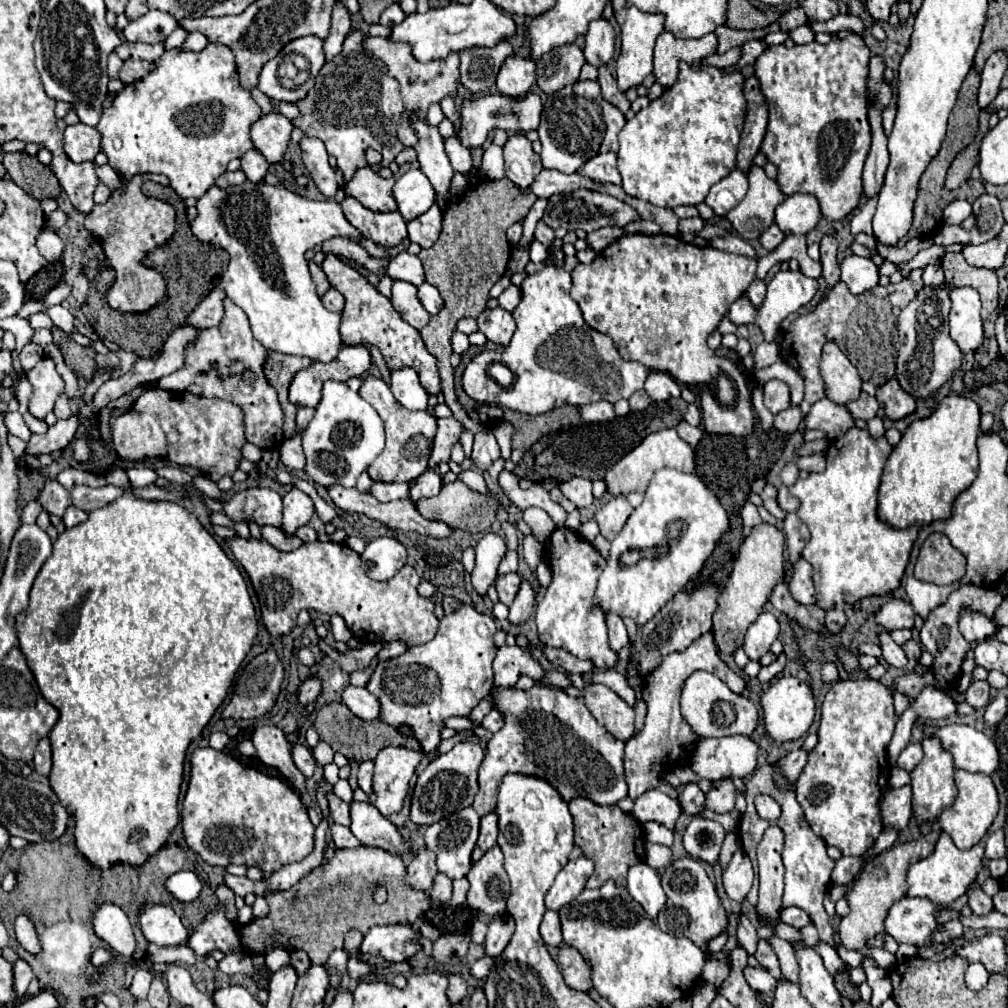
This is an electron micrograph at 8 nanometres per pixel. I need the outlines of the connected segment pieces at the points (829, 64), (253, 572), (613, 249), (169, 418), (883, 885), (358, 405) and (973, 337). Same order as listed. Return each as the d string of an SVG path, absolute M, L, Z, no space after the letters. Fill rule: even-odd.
M856 34L846 36L844 40L832 38L830 44L804 44L804 46L792 46L786 48L782 46L768 46L762 56L756 60L754 66L754 76L760 80L760 88L766 96L768 102L768 110L770 110L770 120L768 120L768 128L766 128L766 136L764 142L760 146L760 152L778 168L778 184L780 190L790 196L796 192L810 192L820 200L820 208L822 208L822 216L828 220L842 220L846 214L850 214L856 206L858 200L862 196L862 170L864 170L864 160L870 152L870 142L872 142L872 132L870 132L870 124L868 124L868 60L870 60L870 50L866 48L864 40Z
M232 538L228 540L234 558L242 564L242 568L248 572L250 582L256 590L256 596L260 600L260 610L262 610L262 622L268 630L270 636L286 636L290 634L290 630L296 626L296 616L300 610L316 610L316 612L324 612L328 616L342 616L346 626L350 628L352 636L356 640L360 640L362 644L368 642L394 642L394 640L402 640L406 644L406 648L412 648L416 644L424 644L428 640L434 638L436 630L438 630L438 618L434 614L434 602L426 596L418 594L418 584L420 584L420 576L412 566L404 566L392 580L388 582L376 582L372 578L368 578L368 574L360 568L360 556L350 550L346 544L336 544L336 542L310 542L310 544L302 544L300 548L292 550L292 552L278 552L276 548L272 548L266 540L246 540L246 538Z
M624 234L592 262L580 262L570 276L570 296L578 302L586 324L610 336L624 360L640 362L648 370L668 372L694 390L700 398L702 428L706 432L746 436L754 430L752 394L748 390L746 398L742 370L732 360L716 356L708 348L706 338L718 328L730 304L754 280L756 260L712 246L692 246L668 234ZM720 372L732 374L736 384L738 396L732 408L720 406L710 390Z
M148 388L136 400L130 412L114 420L112 442L114 442L114 450L124 460L142 460L142 458L150 458L150 454L152 456L164 454L170 462L178 466L194 466L194 468L200 468L204 474L208 474L212 480L220 480L222 476L230 476L238 468L238 462L242 460L240 446L246 442L244 440L244 414L240 412L240 408L236 408L234 404L228 404L226 400Z
M934 824L934 828L930 830L928 836L922 836L916 842L894 844L890 850L886 850L886 852L878 854L874 860L870 860L870 864L858 876L858 882L854 884L852 892L848 892L848 896L846 896L846 900L850 904L850 914L844 916L840 922L840 940L842 940L844 948L862 950L870 936L884 934L884 920L888 916L888 910L892 908L894 902L904 898L908 892L908 882L906 882L908 868L914 862L928 858L934 852L938 836L940 836L940 828L938 828L938 824Z
M326 380L322 386L322 400L316 406L316 414L308 428L302 432L302 448L306 456L304 472L324 488L330 486L356 486L358 476L376 460L384 450L384 424L378 412L352 392L346 382Z
M952 288L950 336L958 342L960 350L976 352L984 342L984 328L980 318L980 296L974 288Z

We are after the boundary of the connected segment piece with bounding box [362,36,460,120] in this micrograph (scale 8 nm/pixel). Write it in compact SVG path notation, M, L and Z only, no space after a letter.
M364 38L364 48L370 50L376 58L380 58L388 66L388 74L400 82L400 92L404 100L404 108L410 112L418 112L424 120L428 114L428 108L432 104L440 104L446 96L456 96L460 86L460 54L450 52L446 58L430 60L430 62L418 62L412 56L412 50L408 44L392 42L388 38Z

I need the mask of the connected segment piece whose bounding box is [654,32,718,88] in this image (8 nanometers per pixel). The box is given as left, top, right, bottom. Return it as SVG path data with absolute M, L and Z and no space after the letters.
M662 32L656 40L654 50L654 76L656 82L664 88L670 88L676 82L678 64L696 64L702 58L716 52L718 40L714 34L706 34L696 40L680 40L670 32Z

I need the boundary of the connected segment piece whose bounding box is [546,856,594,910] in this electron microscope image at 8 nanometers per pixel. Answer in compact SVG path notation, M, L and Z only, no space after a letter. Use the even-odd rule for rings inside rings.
M578 858L570 860L556 876L554 886L548 890L546 896L546 908L548 910L560 910L564 904L574 900L586 886L586 880L594 872L594 862L590 858Z

